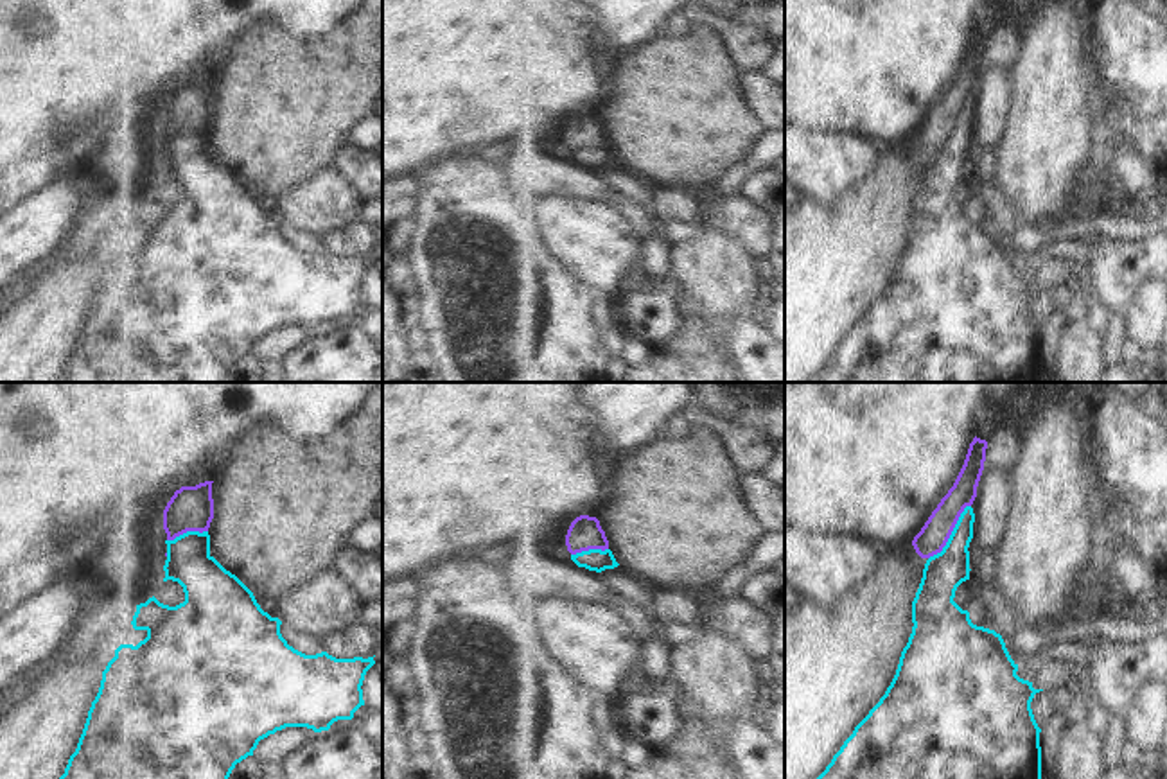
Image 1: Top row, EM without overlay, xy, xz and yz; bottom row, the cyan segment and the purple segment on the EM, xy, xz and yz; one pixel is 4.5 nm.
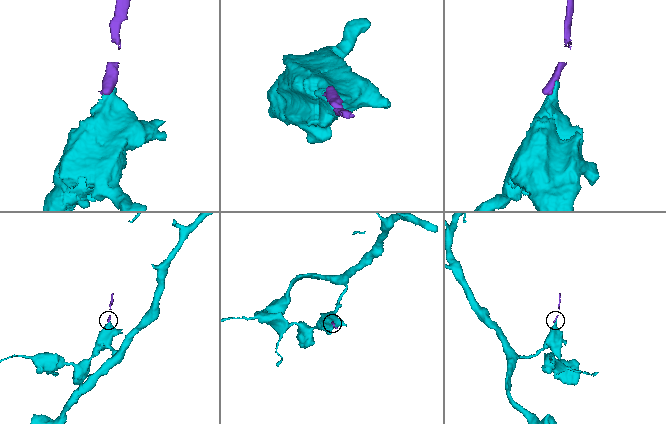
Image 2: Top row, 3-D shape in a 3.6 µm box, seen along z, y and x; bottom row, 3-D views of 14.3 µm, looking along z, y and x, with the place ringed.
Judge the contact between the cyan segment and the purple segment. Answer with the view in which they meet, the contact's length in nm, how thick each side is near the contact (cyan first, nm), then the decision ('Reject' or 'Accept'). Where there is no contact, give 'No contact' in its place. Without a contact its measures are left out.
Touches cyan in yz. Shared border 320 nm. Thickness 180 nm (cyan) against 130 nm. Reject.

